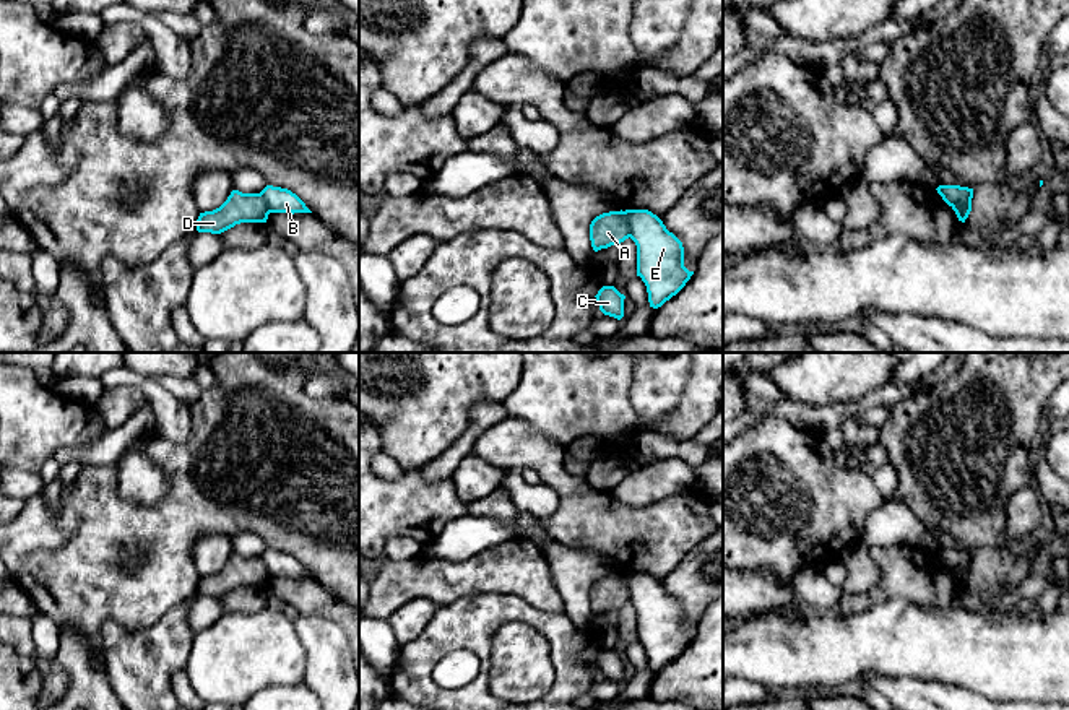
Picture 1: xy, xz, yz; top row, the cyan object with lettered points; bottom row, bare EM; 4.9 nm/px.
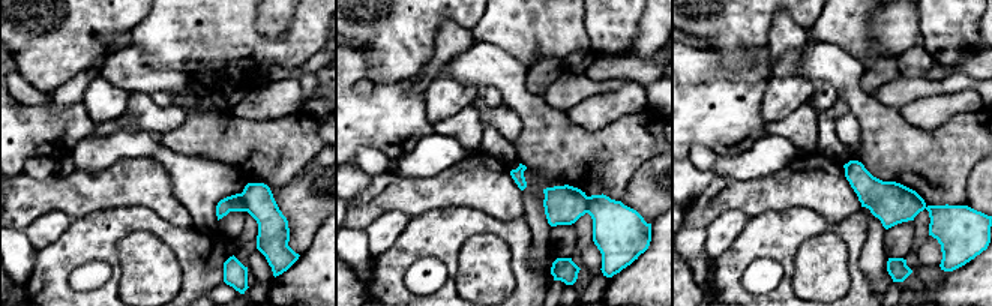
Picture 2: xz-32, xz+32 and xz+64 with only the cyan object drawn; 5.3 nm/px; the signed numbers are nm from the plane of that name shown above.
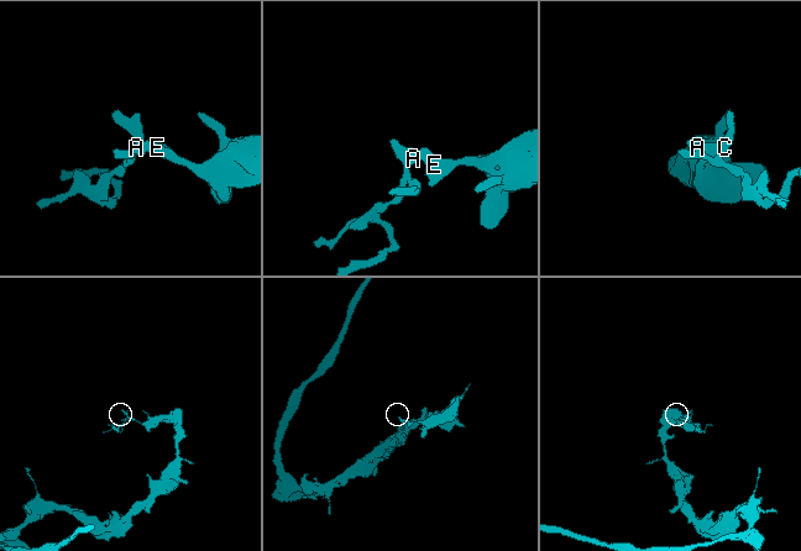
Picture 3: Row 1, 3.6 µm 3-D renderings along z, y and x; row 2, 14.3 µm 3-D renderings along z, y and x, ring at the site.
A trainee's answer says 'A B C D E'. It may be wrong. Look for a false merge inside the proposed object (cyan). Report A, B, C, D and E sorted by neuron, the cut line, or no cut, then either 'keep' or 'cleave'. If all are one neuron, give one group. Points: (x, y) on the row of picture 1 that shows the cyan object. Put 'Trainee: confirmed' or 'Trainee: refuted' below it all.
groups A C D / B E; cut xz (623, 212), (629, 236); cleave
Trainee: refuted

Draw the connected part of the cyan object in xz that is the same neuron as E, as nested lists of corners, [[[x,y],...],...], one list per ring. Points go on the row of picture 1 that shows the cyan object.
[[[625,210],[629,237],[637,245],[637,276],[647,286],[650,307],[676,296],[694,271],[684,266],[682,242],[648,210]]]

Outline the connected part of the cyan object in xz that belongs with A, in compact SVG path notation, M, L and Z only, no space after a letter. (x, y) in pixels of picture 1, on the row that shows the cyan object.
M622 210L603 213L590 224L590 240L595 252L619 245L625 239L629 239L629 224Z

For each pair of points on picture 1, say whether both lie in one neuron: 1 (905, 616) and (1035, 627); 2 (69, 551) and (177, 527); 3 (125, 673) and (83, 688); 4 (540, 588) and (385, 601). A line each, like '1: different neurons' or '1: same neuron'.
1: same neuron
2: same neuron
3: different neurons
4: same neuron

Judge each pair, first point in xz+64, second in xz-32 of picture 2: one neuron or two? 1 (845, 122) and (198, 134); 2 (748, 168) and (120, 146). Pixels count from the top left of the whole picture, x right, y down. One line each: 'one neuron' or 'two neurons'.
1: two neurons
2: one neuron

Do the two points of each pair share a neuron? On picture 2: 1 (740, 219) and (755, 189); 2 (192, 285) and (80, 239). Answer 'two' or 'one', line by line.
1: two
2: one

